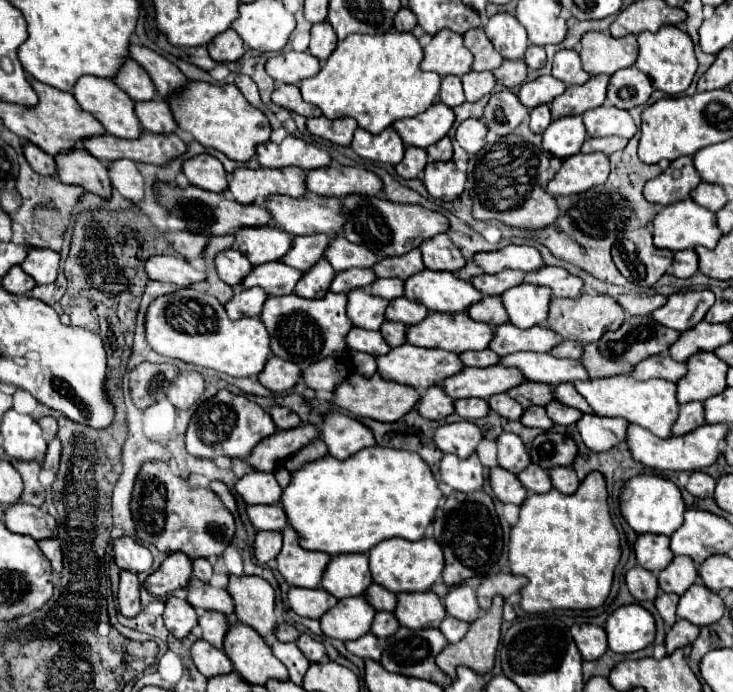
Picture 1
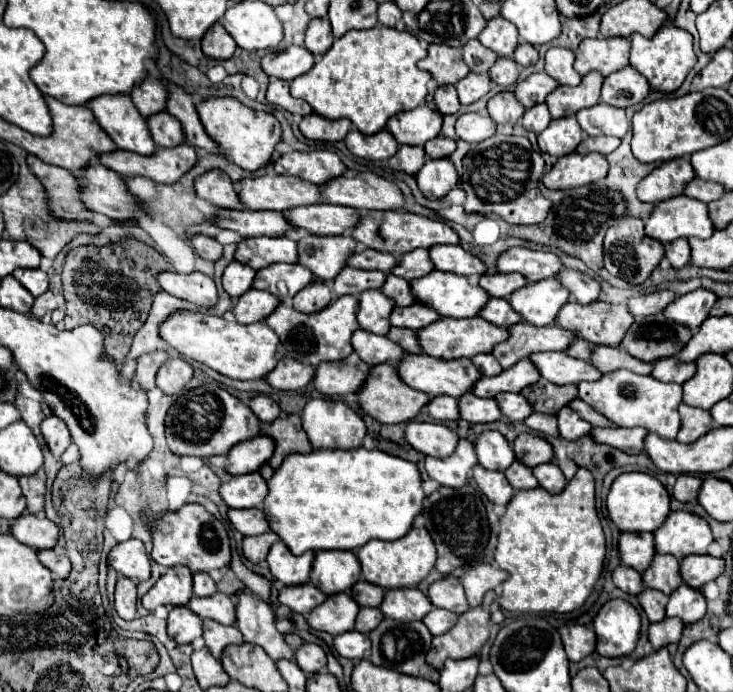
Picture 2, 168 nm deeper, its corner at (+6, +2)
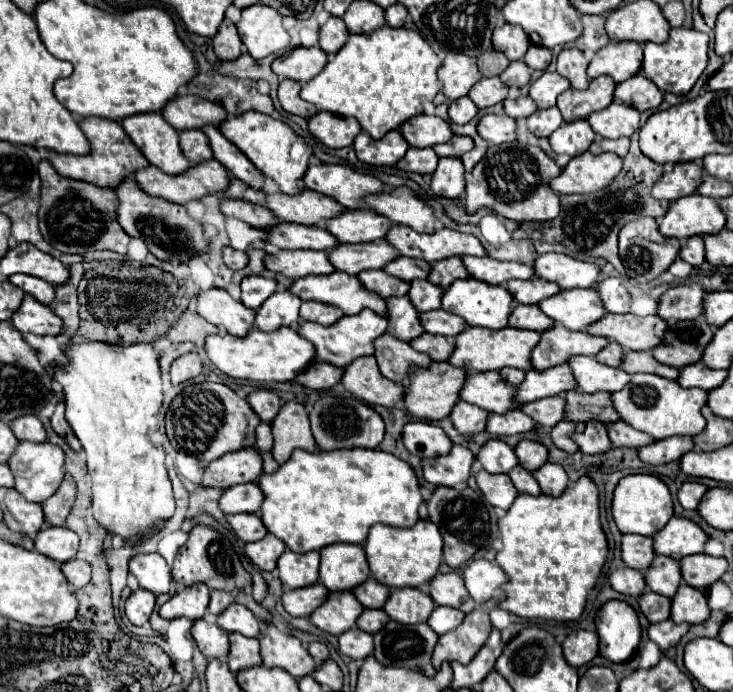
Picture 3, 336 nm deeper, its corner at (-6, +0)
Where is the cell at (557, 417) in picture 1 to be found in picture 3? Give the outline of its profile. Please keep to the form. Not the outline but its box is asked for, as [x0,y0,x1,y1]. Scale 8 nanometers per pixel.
[572,420,610,454]

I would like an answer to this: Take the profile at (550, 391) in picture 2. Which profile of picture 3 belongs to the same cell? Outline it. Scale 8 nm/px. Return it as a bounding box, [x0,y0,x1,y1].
[562,390,620,424]

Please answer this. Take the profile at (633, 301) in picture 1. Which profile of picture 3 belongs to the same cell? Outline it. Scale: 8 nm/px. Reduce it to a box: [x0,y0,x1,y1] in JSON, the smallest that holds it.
[656,284,704,322]

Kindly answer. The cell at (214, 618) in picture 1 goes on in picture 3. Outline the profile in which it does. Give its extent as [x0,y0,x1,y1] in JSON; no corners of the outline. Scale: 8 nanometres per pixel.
[228,632,262,672]

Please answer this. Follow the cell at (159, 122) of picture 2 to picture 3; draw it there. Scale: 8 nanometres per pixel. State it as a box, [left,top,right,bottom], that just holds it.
[180,130,212,162]

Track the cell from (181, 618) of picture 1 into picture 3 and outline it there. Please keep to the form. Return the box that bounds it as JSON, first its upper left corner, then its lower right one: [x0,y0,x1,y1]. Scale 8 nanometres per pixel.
[190,618,228,658]

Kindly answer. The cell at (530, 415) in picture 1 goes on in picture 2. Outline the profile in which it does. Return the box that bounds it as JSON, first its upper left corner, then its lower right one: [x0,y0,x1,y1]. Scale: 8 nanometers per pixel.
[524,412,558,436]

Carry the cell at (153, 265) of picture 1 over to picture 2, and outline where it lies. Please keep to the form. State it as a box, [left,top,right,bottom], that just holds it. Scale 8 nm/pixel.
[158,272,218,308]

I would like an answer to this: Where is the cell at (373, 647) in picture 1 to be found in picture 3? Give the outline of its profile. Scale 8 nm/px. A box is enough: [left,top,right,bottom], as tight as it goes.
[338,628,372,660]

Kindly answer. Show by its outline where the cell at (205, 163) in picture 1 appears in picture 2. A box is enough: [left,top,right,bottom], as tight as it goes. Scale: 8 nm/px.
[196,170,244,208]

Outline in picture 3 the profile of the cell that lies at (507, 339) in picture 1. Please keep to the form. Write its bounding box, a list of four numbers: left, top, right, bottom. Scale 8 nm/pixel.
[532,324,606,368]

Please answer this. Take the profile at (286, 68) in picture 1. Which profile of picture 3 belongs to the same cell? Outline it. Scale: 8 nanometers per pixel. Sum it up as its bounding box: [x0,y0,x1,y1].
[272,48,328,82]

